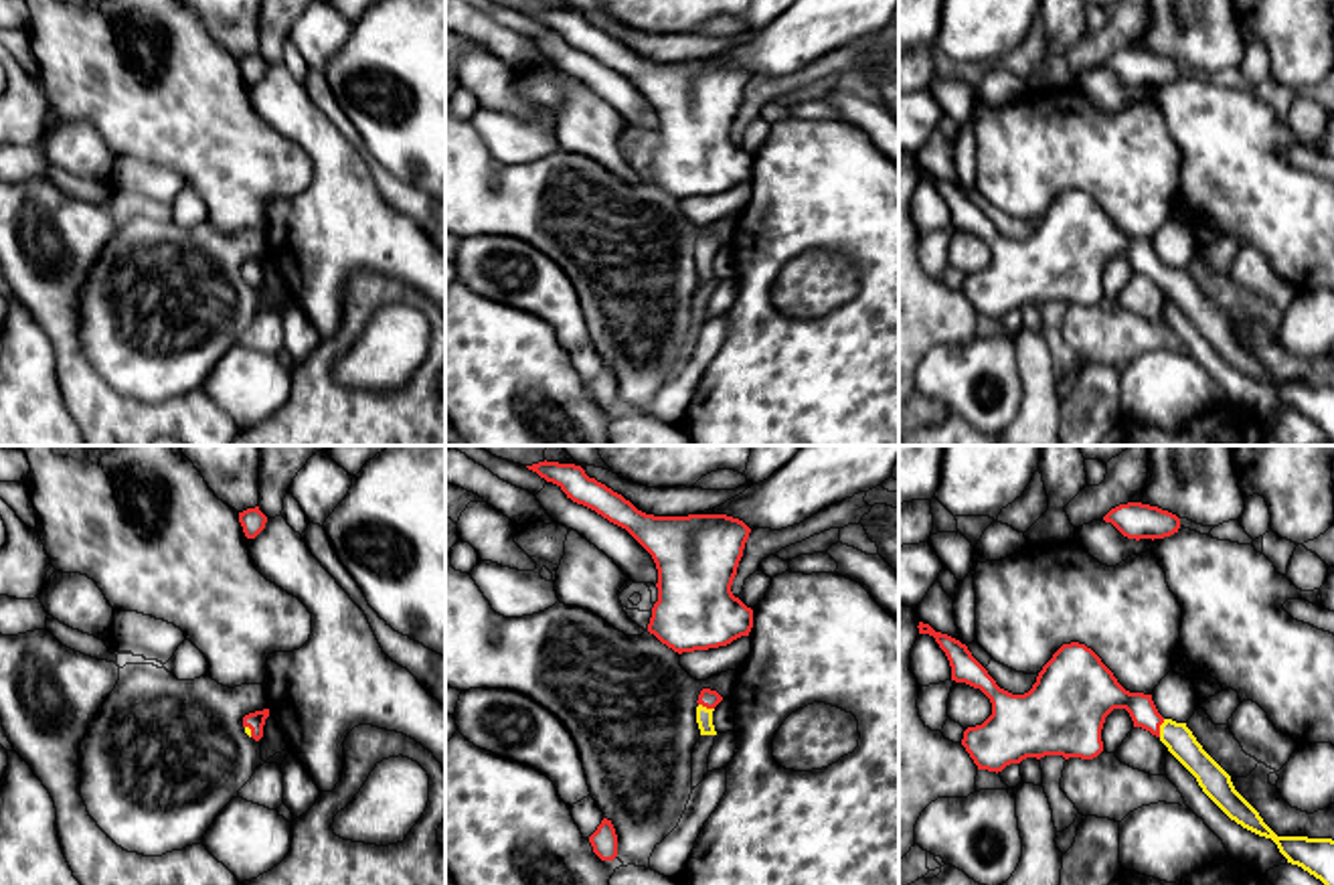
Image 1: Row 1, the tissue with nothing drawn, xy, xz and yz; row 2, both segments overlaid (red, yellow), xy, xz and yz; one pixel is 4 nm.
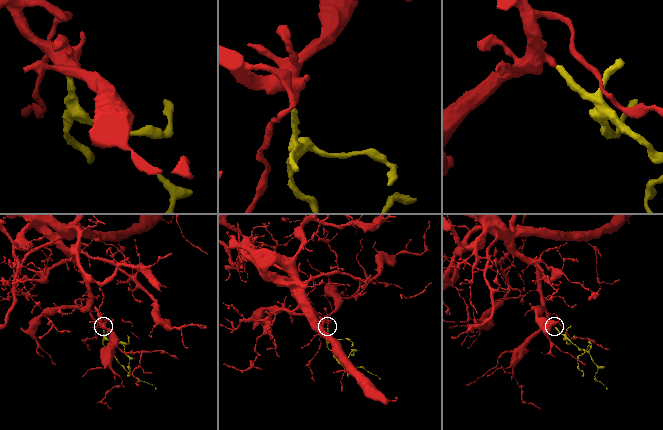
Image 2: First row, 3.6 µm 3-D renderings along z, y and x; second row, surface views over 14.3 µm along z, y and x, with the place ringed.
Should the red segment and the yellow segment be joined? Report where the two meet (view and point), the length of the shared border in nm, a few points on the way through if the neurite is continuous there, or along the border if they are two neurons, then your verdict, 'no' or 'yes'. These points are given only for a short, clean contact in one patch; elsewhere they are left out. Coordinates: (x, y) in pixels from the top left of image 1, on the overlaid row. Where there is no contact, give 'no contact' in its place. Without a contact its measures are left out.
yz (1158, 728) | 80 nm | across yz (1106, 693), (1132, 701), (1158, 728), (1179, 740) | yes

